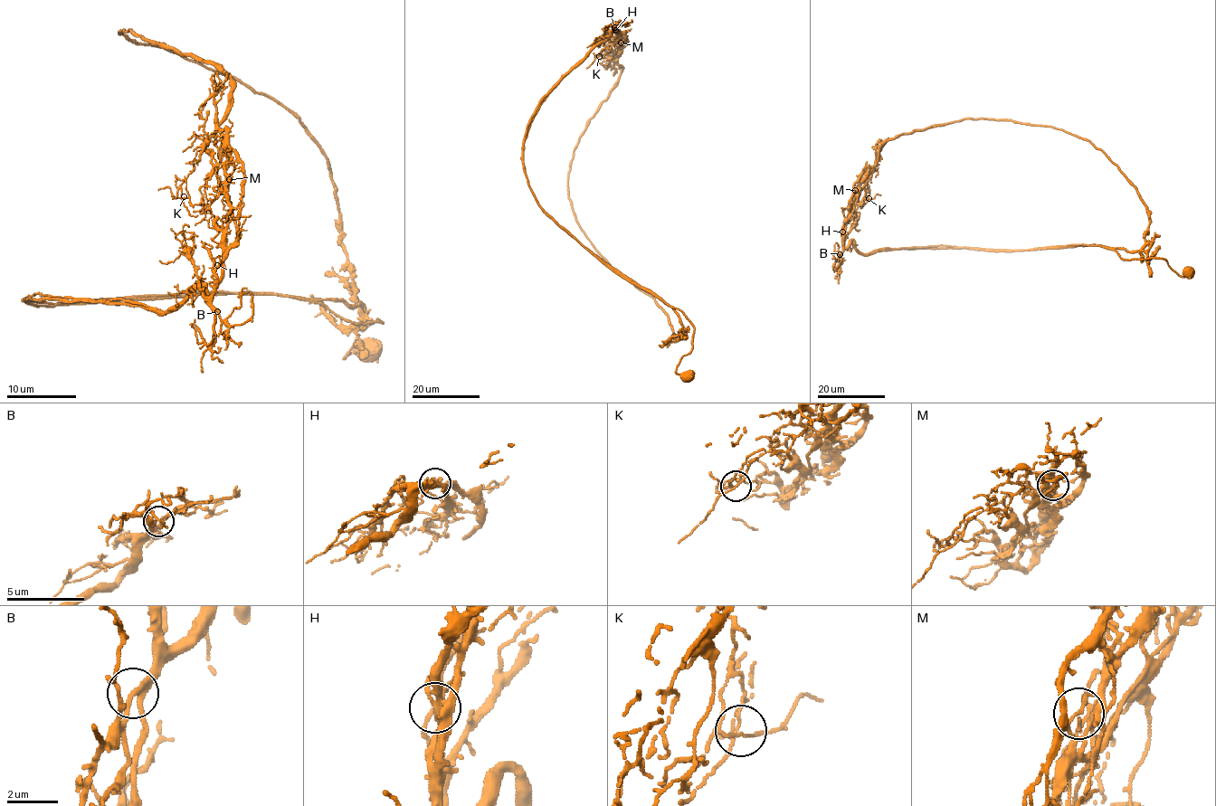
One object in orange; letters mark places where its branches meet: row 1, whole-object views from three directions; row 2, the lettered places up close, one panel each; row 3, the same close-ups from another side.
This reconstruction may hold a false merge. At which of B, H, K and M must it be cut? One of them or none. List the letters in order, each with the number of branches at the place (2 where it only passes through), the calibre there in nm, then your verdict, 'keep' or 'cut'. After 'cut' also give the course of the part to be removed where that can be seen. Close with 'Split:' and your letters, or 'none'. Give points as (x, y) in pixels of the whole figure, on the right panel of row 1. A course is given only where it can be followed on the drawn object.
B: 3 | 170 nm | keep
H: 6 | 190 nm | keep
K: 3 | 70 nm | keep
M: 2 | 140 nm | cut | (856, 190), (880, 146), (902, 134), (964, 118), (1049, 126), (1087, 139), (1136, 189), (1150, 224), (1142, 262)
Split: M

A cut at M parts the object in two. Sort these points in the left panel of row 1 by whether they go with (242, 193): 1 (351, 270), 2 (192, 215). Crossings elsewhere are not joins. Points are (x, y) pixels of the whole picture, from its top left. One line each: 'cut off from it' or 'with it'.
1: with it
2: with it

